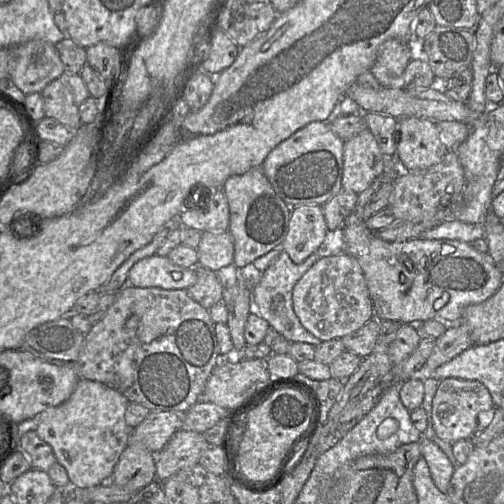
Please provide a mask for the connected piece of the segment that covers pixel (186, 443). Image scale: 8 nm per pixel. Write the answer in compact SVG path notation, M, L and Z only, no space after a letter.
M178 430L161 451L154 453L157 481L164 482L178 471L199 464L208 444L202 433Z

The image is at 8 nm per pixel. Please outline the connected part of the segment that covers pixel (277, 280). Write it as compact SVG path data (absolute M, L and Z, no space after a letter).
M281 249L279 256L264 272L262 272L260 281L252 288L251 313L266 320L270 327L274 328L290 343L301 342L313 346L318 346L321 343L318 338L303 327L294 312L292 301L295 285L318 260L318 254L313 253L301 264L295 264L290 259L289 255Z

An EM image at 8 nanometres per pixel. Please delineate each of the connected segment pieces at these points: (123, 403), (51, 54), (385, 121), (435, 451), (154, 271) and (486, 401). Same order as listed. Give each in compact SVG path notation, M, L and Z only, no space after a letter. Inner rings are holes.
M80 378L64 403L38 414L37 435L53 450L56 461L67 471L73 489L86 489L110 480L130 442L132 429L125 421L128 399L115 389Z
M31 40L28 41L26 43L22 43L16 47L3 47L3 48L8 48L10 49L10 62L9 62L9 77L11 78L11 80L13 81L13 83L25 94L28 95L30 93L41 93L41 91L45 88L45 86L47 84L49 84L50 82L52 82L53 80L59 78L63 73L64 73L64 68L63 68L63 63L59 57L58 51L55 47L54 44L51 44L49 42L46 41L42 41L42 40Z
M364 113L368 129L373 134L385 158L395 158L398 119L377 113Z
M423 436L420 445L421 455L427 461L433 482L442 493L447 494L455 468L442 449L428 438Z
M155 254L140 260L130 269L127 277L127 285L132 285L138 288L157 287L164 290L187 290L196 282L196 280L196 268L183 268L174 264L167 256L161 257ZM173 272L181 273L181 279L176 281L172 276Z
M446 378L440 380L432 402L432 420L437 436L451 445L459 440L470 439L477 429L480 412L493 410L491 394L479 381Z

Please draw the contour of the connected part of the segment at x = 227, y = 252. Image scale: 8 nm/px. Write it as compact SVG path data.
M228 231L202 232L197 251L198 265L212 271L218 271L233 264L234 243Z

